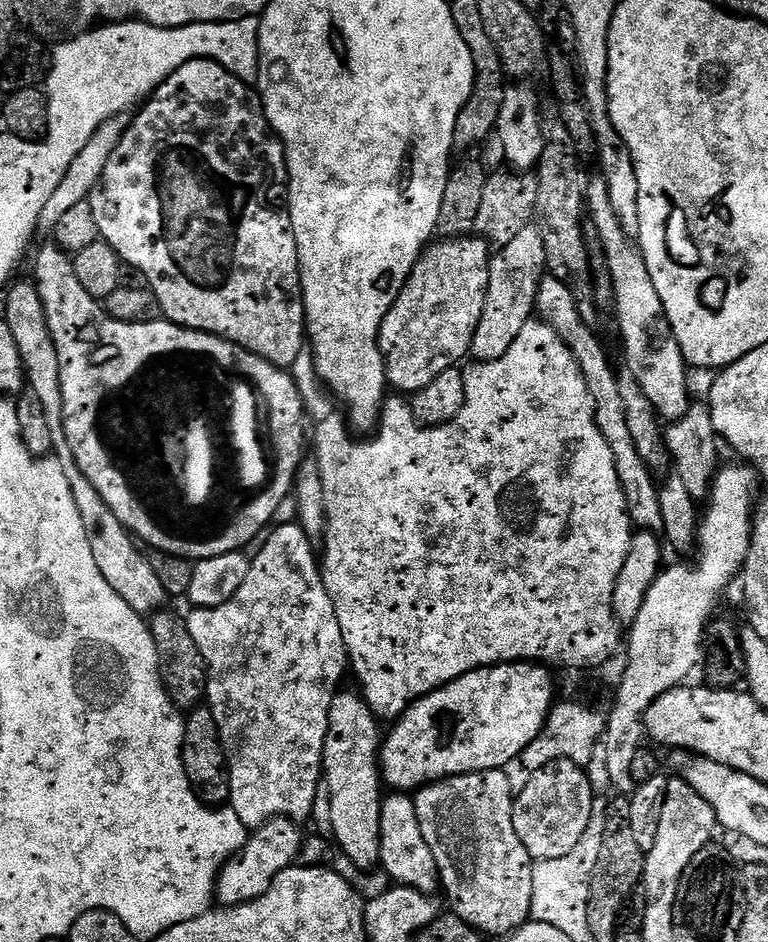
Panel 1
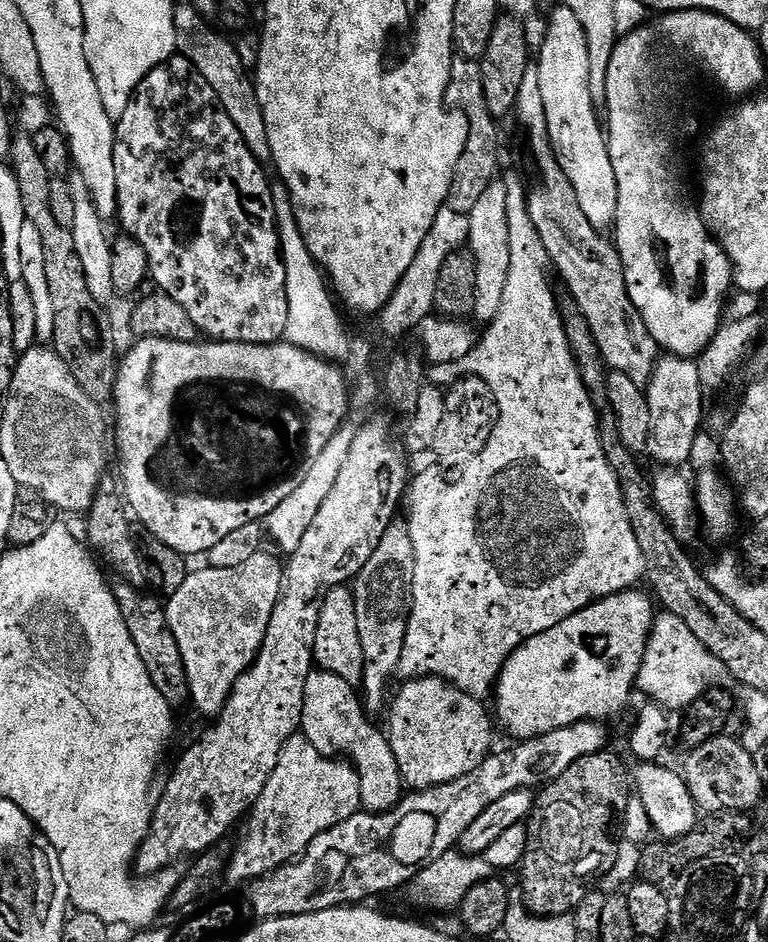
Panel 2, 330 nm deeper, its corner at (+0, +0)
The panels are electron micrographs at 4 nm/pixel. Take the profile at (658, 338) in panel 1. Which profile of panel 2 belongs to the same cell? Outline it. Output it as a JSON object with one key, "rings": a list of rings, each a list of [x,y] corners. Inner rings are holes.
{"rings":[[[557,6],[551,9],[549,16],[552,17],[548,20],[548,33],[540,44],[540,61],[535,65],[546,102],[548,138],[566,178],[570,178],[578,194],[578,204],[594,227],[608,230],[616,222],[618,178],[614,178],[614,162],[610,162],[601,117],[590,98],[590,50],[586,50],[586,30],[582,30],[582,22],[578,22],[574,10],[569,8]]]}

